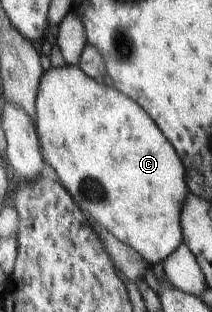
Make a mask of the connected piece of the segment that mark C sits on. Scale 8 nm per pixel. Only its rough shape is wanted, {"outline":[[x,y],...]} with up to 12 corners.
{"outline":[[78,66],[36,94],[43,159],[151,266],[183,243],[186,169]]}

